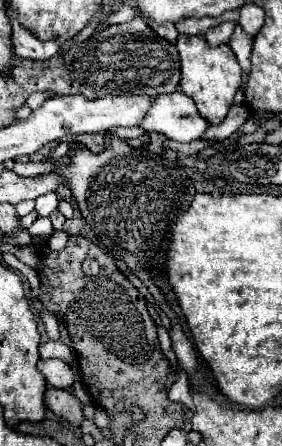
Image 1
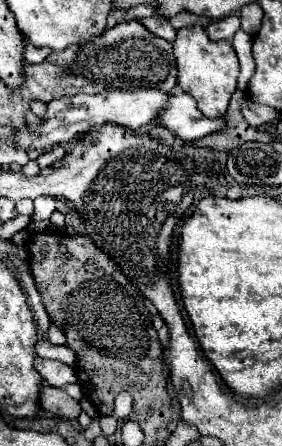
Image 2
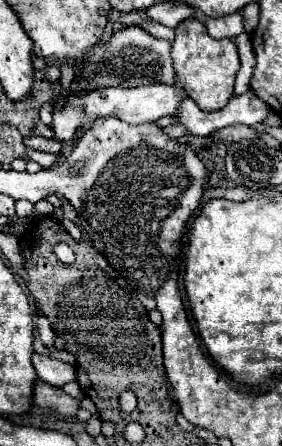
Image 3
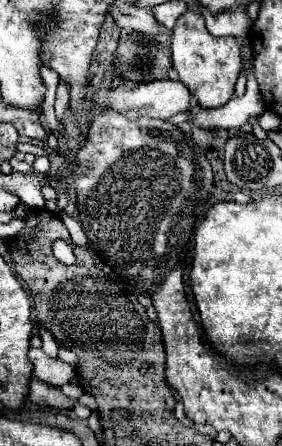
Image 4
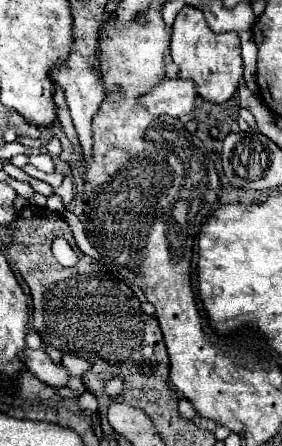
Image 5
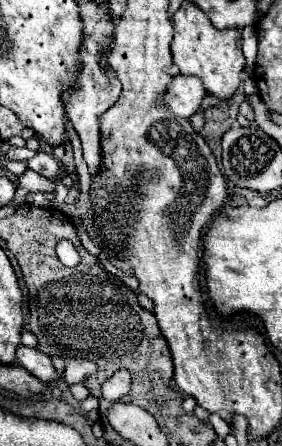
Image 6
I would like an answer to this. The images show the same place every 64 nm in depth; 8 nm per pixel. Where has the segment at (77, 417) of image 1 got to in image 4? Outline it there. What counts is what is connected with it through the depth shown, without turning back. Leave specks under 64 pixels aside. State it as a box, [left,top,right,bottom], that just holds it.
[28,376,76,410]

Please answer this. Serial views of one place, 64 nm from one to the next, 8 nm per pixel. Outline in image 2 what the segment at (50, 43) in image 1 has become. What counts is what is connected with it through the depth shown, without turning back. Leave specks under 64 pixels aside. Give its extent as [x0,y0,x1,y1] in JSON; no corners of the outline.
[24,36,52,64]

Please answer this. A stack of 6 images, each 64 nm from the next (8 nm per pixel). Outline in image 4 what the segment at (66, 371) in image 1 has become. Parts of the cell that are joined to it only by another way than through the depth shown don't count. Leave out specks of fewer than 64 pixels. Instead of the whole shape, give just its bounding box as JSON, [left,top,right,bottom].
[28,348,76,388]

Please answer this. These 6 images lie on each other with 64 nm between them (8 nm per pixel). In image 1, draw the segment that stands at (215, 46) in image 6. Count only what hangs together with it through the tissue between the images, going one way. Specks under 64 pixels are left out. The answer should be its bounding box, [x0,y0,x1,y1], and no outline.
[176,34,242,124]

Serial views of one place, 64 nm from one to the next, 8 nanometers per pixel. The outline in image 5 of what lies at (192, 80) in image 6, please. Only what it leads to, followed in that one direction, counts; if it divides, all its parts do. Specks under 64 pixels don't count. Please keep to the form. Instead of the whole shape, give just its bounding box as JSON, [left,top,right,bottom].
[140,78,196,116]

